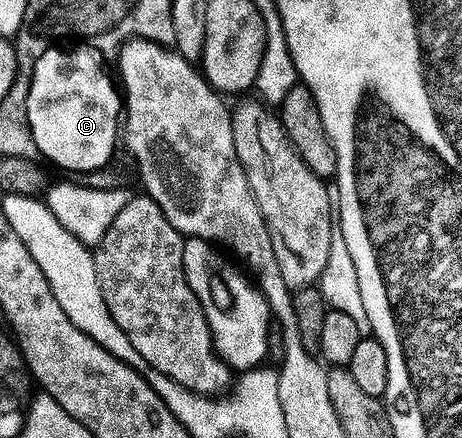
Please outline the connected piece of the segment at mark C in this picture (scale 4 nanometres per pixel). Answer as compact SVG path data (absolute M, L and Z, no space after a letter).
M81 45L66 51L64 48L48 50L37 59L30 78L28 117L32 135L40 154L59 168L88 175L106 170L121 141L123 125L123 99L116 84L105 71L104 54L93 45Z

